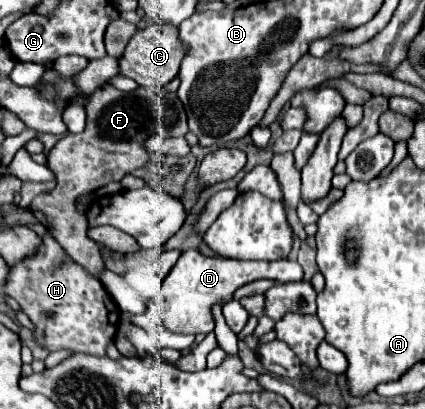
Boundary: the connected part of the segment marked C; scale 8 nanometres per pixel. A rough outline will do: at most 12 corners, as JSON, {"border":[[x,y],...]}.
{"border":[[170,24],[140,28],[118,58],[120,76],[164,88],[184,46]]}

